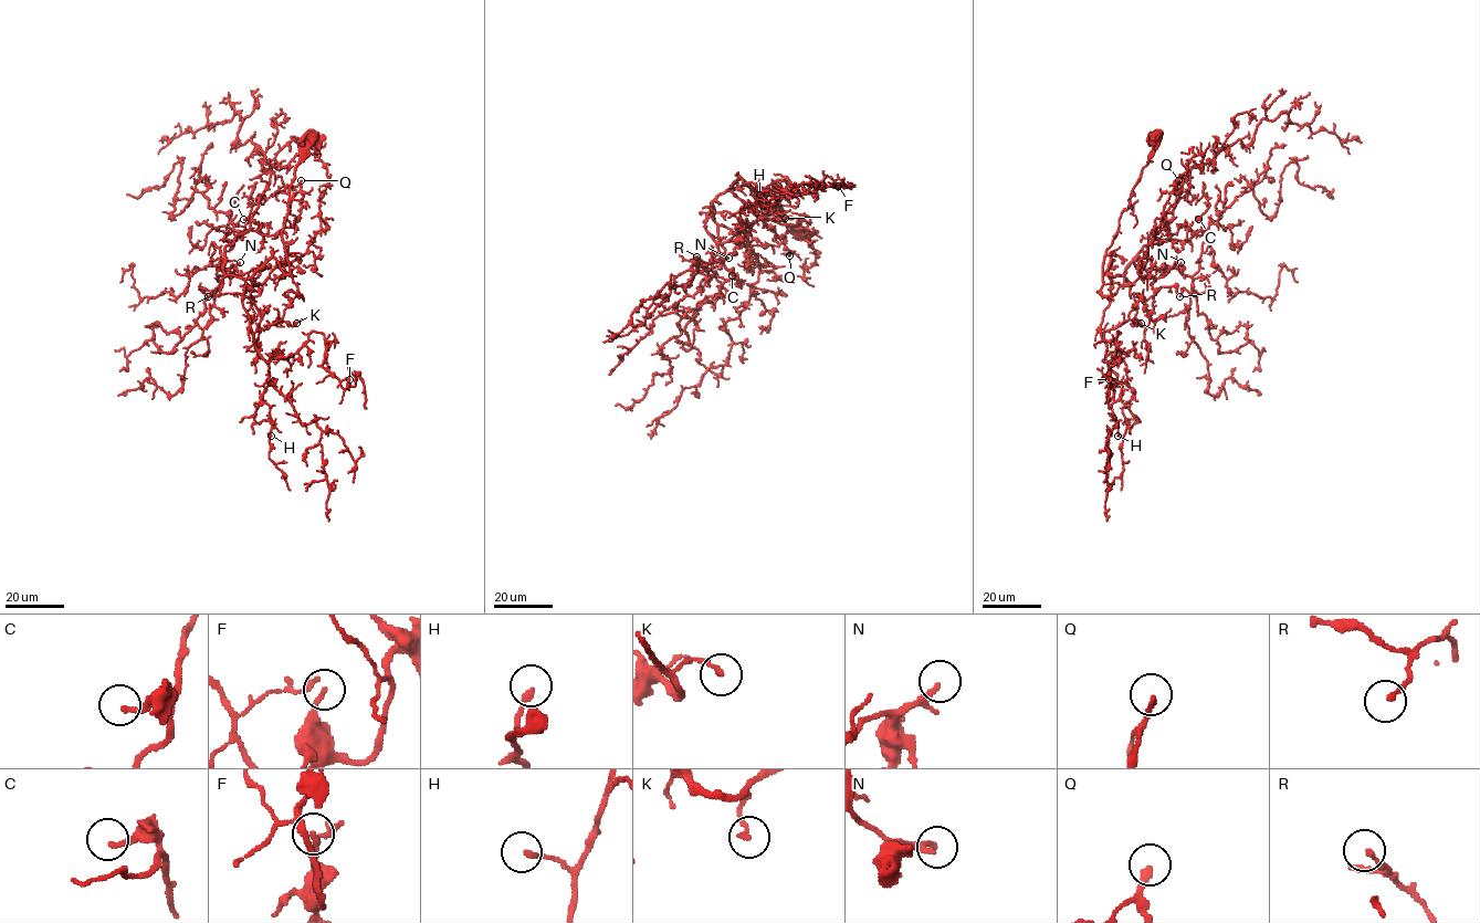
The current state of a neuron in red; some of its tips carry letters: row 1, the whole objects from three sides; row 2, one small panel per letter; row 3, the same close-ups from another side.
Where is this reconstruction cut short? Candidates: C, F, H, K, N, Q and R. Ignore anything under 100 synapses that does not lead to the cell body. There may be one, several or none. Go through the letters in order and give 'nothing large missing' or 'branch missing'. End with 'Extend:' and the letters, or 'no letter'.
C: nothing large missing
F: nothing large missing
H: nothing large missing
K: nothing large missing
N: nothing large missing
Q: nothing large missing
R: nothing large missing
Extend: no letter

